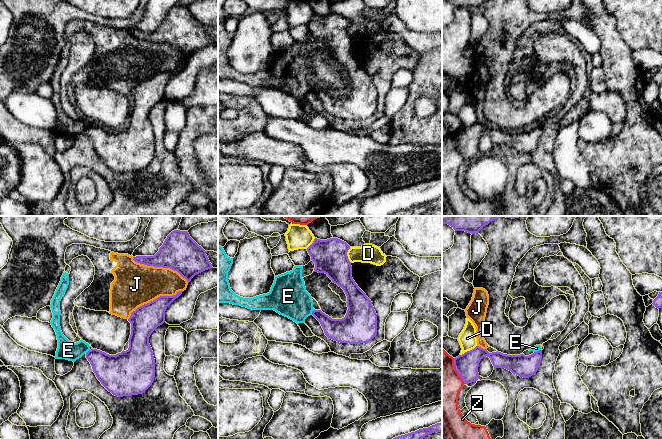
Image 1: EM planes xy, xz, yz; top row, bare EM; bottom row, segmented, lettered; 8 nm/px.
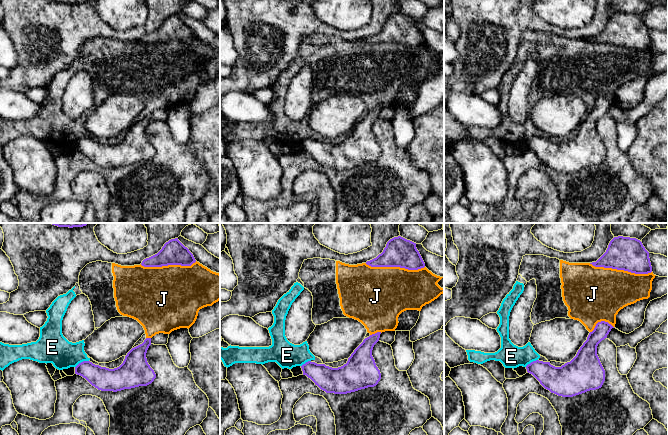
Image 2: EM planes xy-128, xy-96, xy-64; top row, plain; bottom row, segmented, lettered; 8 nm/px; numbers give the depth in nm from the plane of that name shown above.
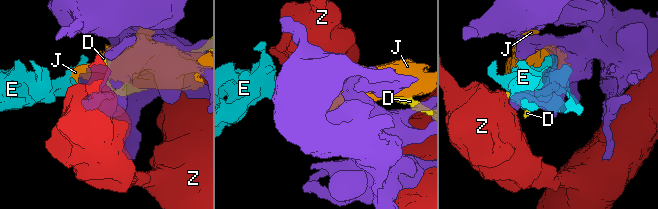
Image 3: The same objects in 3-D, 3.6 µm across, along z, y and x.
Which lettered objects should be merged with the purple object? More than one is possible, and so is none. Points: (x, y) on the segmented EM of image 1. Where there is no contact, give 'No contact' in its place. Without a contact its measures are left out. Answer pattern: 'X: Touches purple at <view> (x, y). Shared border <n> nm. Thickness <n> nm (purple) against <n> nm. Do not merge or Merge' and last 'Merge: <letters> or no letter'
D: Touches purple at yz (468, 351). Shared border 160 nm. Thickness 180 nm (purple) against 140 nm. Do not merge
E: Touches purple at xz (312, 312). Shared border 50 nm. Thickness 180 nm (purple) against 300 nm. Do not merge
J: Touches purple at xy (160, 266). Shared border 500 nm. Thickness 300 nm (purple) against 340 nm. Do not merge
Z: Touches purple at yz (457, 371). Shared border 220 nm. Thickness 180 nm (purple) against 300 nm. Do not merge
Merge: no letter

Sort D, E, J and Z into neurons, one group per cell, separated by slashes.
D / E J / Z

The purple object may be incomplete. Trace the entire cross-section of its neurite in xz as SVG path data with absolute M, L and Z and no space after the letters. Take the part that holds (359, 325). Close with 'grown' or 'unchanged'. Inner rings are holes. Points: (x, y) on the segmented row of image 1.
M315 238L307 248L311 260L315 263L313 272L325 273L333 283L341 287L347 296L347 313L342 319L332 319L321 310L312 311L312 315L320 322L325 335L340 343L359 344L371 341L377 334L377 314L371 300L358 287L352 278L352 266L347 252L350 246L338 239L320 240Z; unchanged

